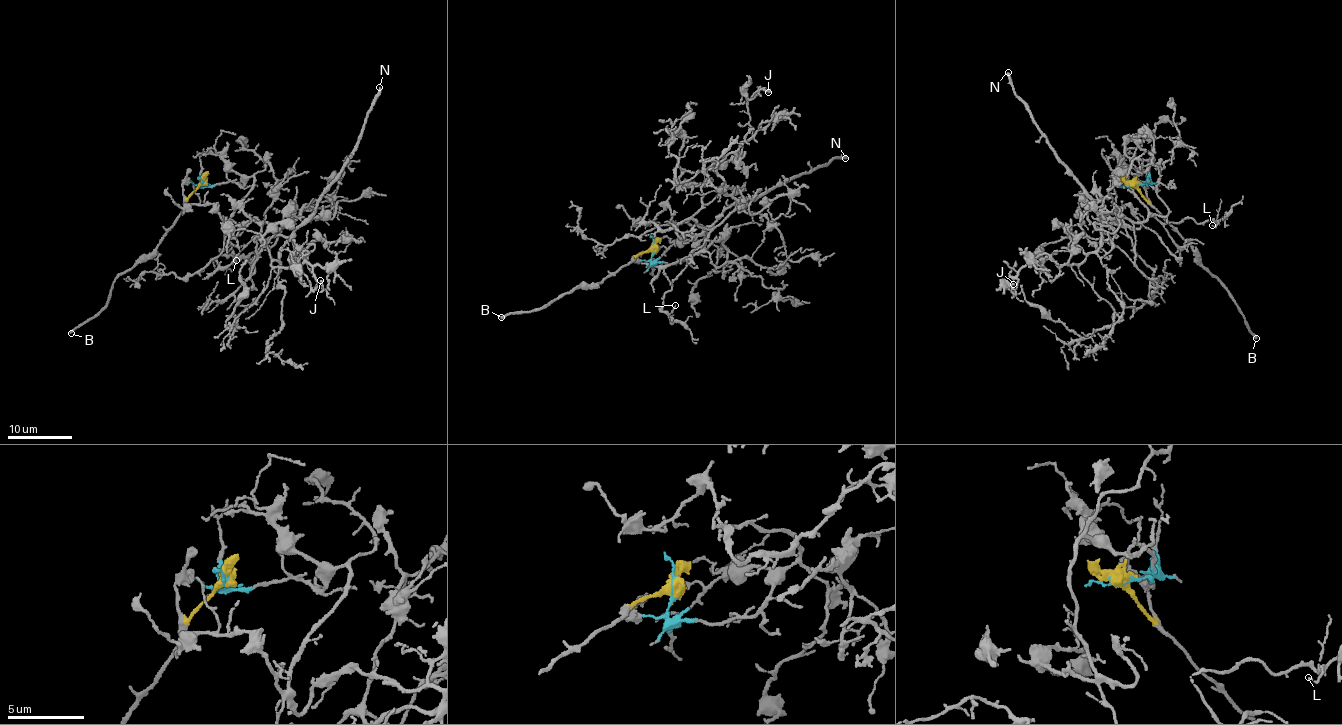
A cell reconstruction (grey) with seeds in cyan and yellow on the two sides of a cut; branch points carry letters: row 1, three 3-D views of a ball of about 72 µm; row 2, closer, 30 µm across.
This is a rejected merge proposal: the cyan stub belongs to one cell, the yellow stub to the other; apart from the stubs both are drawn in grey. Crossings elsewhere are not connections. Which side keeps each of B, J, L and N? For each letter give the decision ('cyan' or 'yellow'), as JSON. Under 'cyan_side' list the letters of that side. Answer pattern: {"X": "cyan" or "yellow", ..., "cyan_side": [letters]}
{"B": "yellow", "J": "cyan", "L": "cyan", "N": "cyan", "cyan_side": ["J", "L", "N"]}

